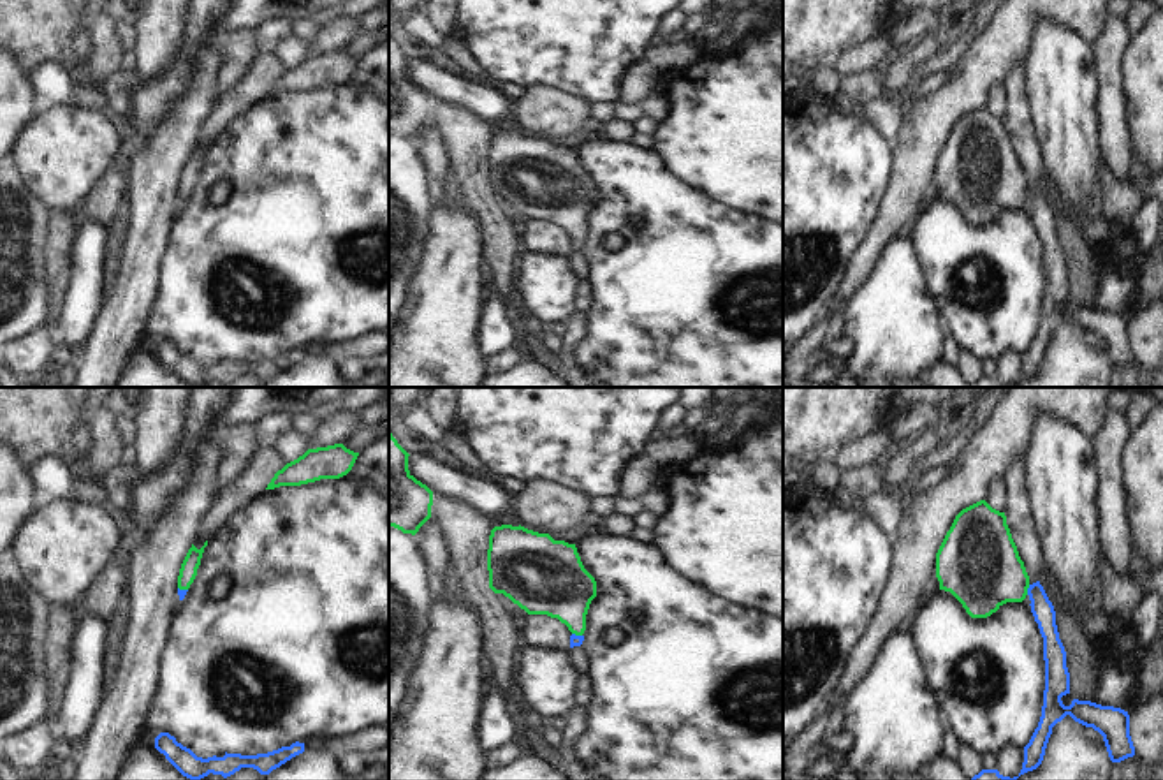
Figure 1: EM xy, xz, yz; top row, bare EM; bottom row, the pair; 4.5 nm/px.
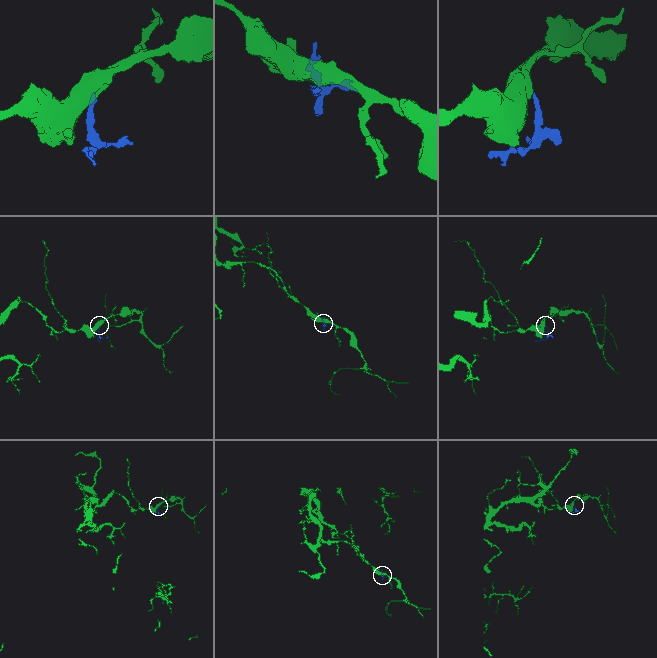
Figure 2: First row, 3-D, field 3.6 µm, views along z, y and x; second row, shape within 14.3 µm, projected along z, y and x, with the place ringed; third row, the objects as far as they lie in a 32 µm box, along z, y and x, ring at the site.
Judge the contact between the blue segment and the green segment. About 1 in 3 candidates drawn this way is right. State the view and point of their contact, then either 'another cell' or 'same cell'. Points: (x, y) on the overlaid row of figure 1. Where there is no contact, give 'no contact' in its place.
yz (1028, 590) | same cell

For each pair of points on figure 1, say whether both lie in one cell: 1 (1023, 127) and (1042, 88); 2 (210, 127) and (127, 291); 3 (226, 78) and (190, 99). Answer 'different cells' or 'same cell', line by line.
1: different cells
2: different cells
3: different cells

